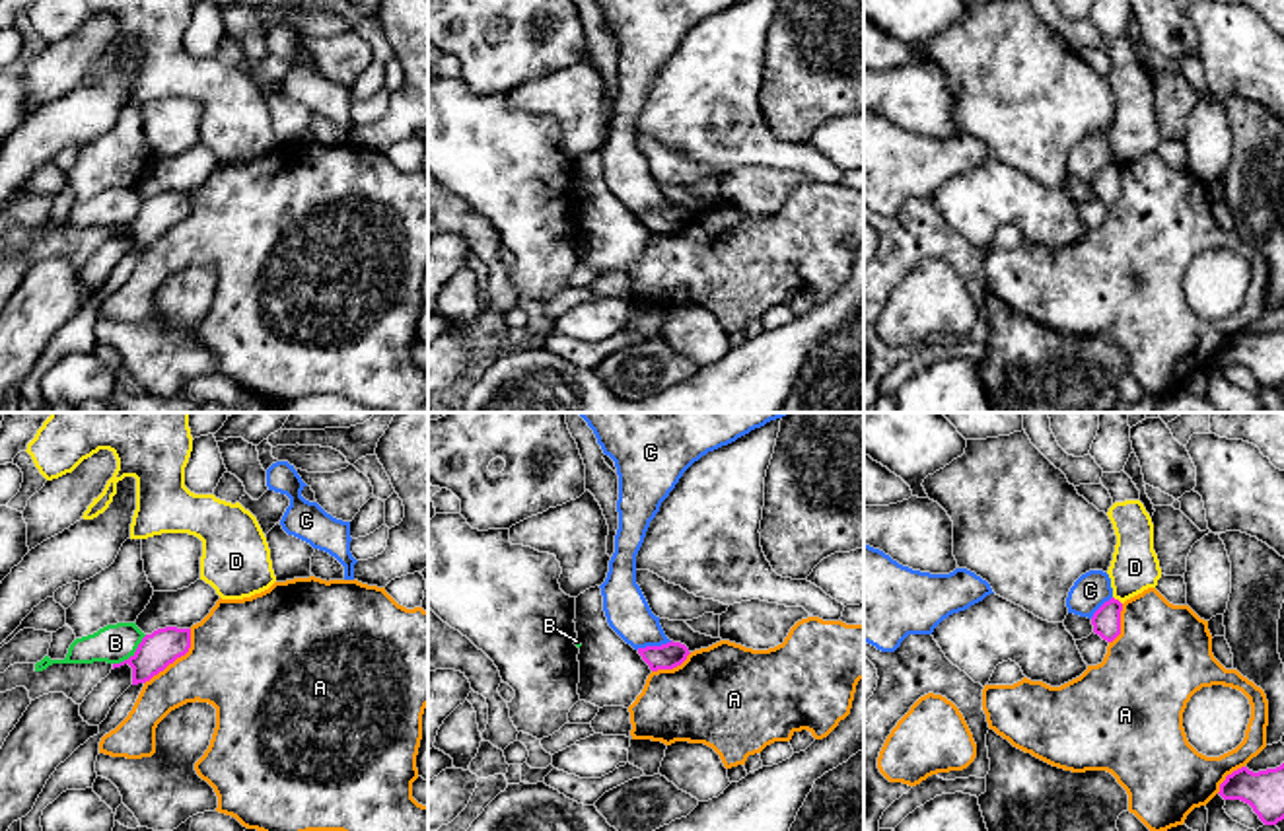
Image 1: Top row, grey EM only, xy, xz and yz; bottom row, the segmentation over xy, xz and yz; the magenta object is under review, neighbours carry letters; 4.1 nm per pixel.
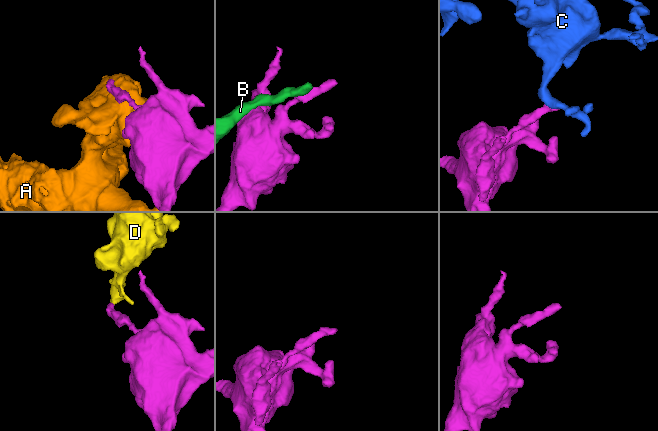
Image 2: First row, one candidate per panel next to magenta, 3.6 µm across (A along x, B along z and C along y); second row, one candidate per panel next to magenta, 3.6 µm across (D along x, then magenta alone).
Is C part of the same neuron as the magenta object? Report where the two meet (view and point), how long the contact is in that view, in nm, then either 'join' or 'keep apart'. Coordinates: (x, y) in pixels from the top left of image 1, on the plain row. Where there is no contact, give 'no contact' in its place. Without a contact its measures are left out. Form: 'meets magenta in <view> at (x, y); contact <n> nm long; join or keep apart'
meets magenta in xz at (654, 211); contact 160 nm long; keep apart

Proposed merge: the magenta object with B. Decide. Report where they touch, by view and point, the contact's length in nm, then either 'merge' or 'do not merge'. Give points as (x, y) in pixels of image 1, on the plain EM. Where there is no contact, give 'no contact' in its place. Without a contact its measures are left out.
contact xy (131, 220); length 190 nm; do not merge

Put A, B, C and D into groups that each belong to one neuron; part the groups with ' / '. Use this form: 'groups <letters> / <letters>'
groups A / B / C / D

